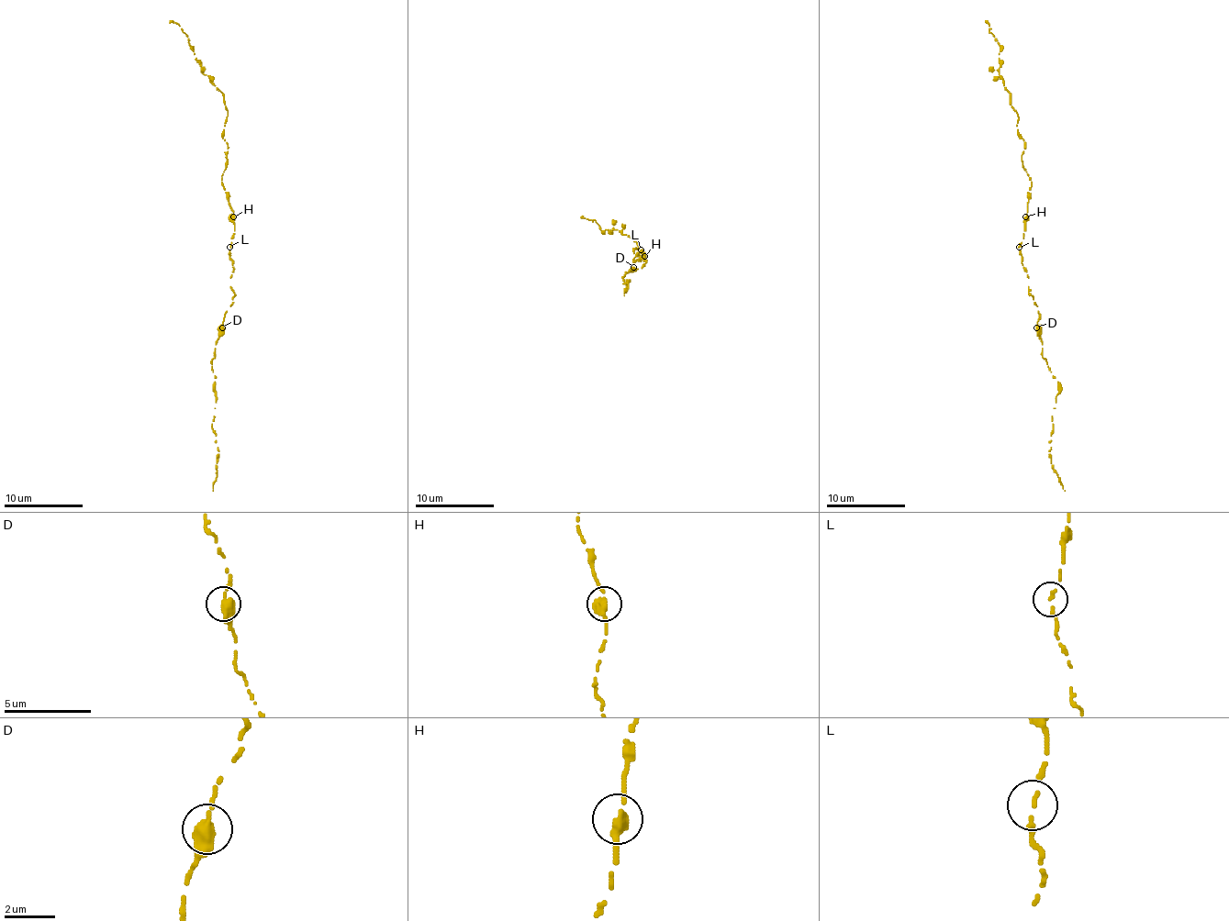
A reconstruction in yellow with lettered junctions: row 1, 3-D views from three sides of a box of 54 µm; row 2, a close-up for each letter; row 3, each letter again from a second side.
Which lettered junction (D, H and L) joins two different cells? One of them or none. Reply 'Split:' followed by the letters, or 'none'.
Split: none

